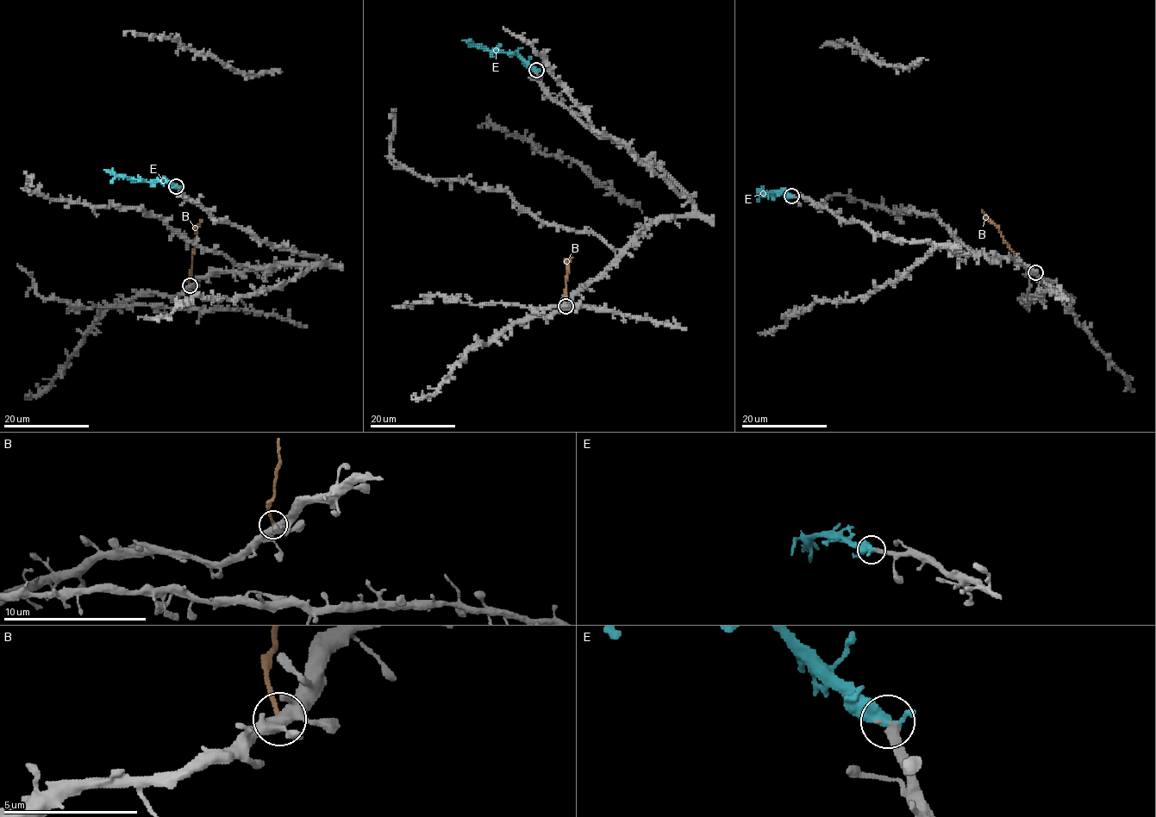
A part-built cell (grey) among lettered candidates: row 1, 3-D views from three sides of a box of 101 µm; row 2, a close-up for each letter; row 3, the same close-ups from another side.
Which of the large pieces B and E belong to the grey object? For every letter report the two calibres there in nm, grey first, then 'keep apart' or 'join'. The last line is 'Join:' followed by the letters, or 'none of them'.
B: 420/190 nm | keep apart
E: 320/550 nm | join
Join: E

